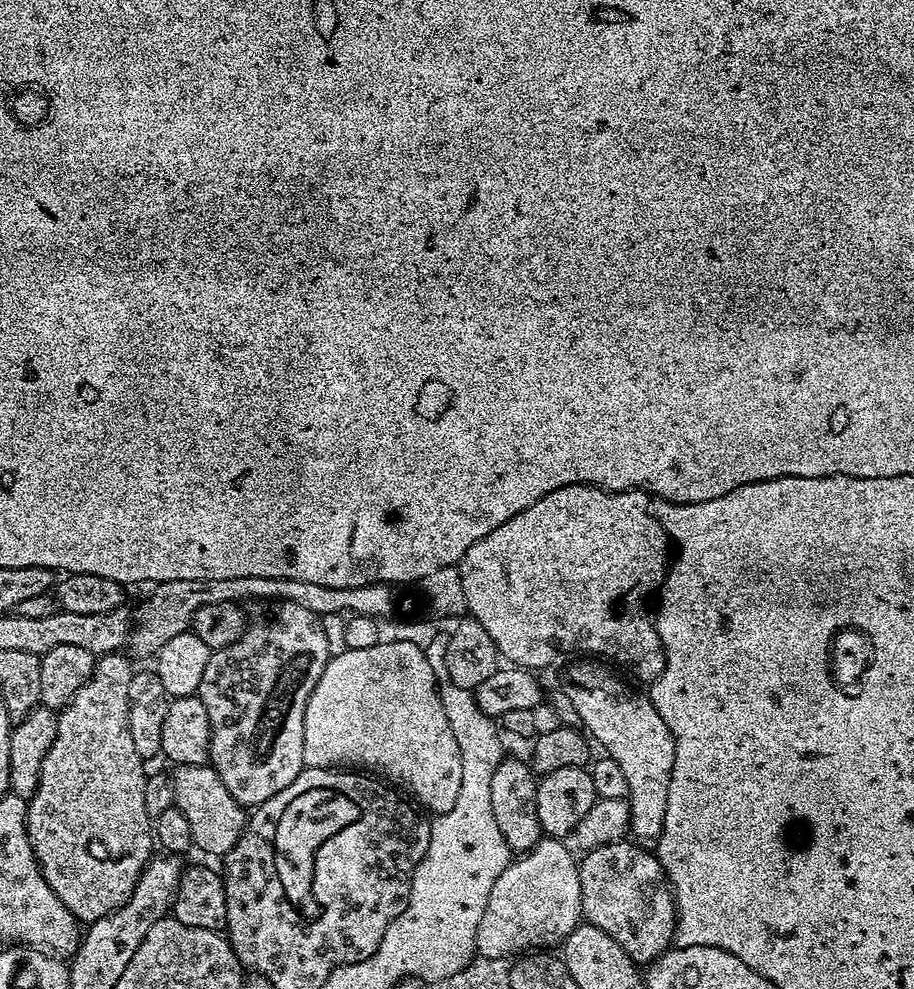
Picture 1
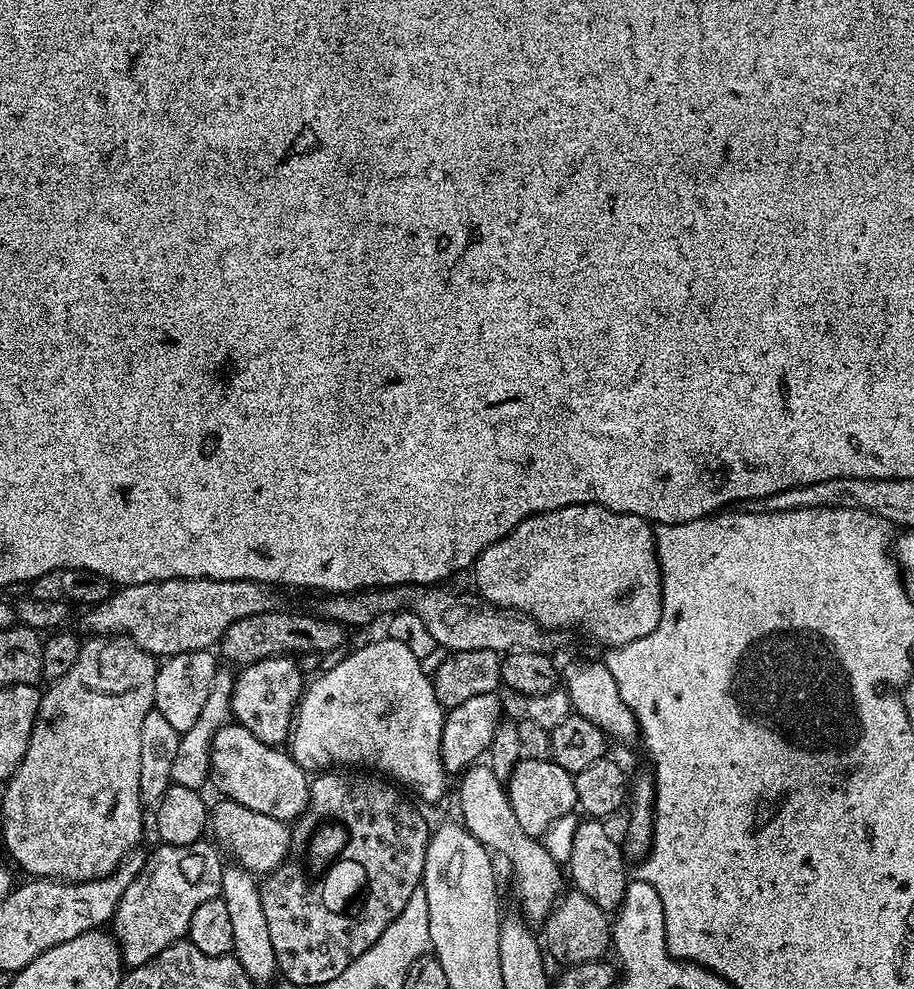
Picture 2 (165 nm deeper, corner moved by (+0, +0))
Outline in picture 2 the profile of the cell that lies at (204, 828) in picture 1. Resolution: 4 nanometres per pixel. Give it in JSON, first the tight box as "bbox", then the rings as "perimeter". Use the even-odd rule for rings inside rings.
{"bbox":[210,798,292,874],"perimeter":[[[220,798],[217,801],[210,808],[210,832],[211,835],[216,835],[215,843],[225,853],[228,851],[239,867],[253,874],[267,874],[289,859],[292,833],[285,821],[270,818],[267,814],[258,814],[254,810],[246,810],[246,806],[233,800]]]}

